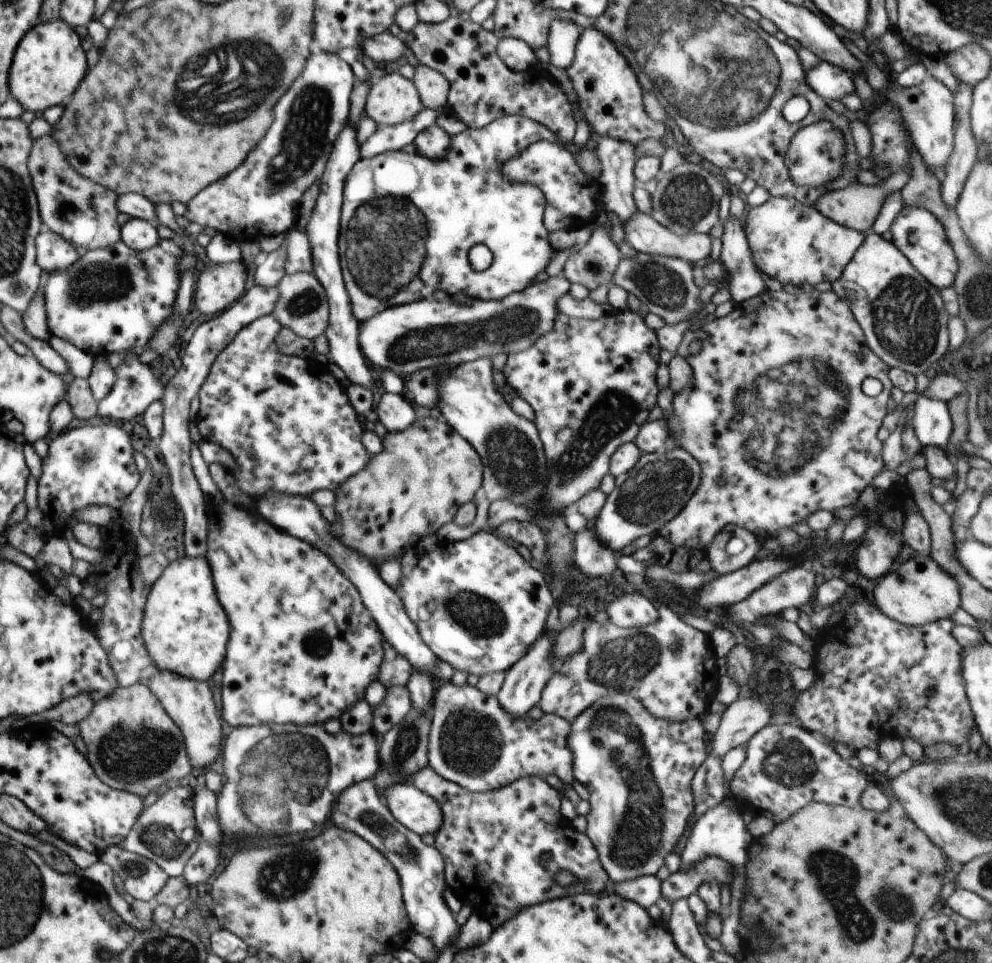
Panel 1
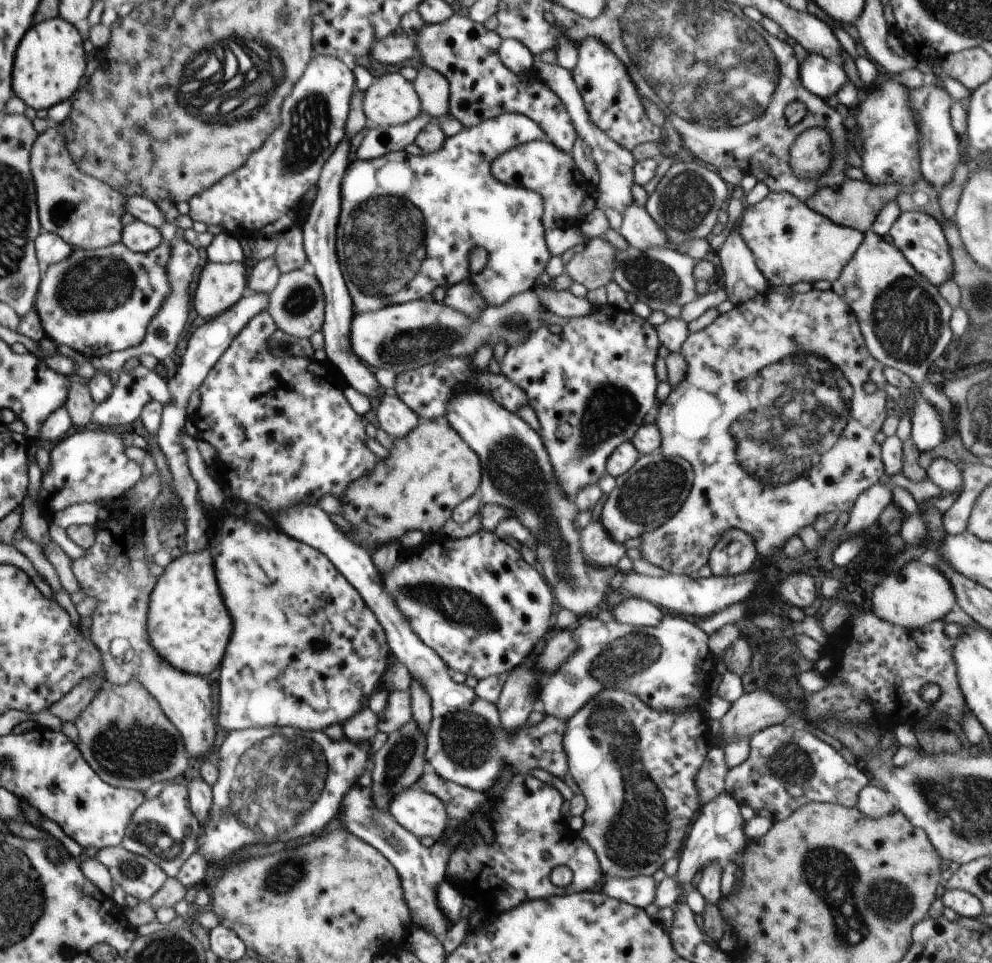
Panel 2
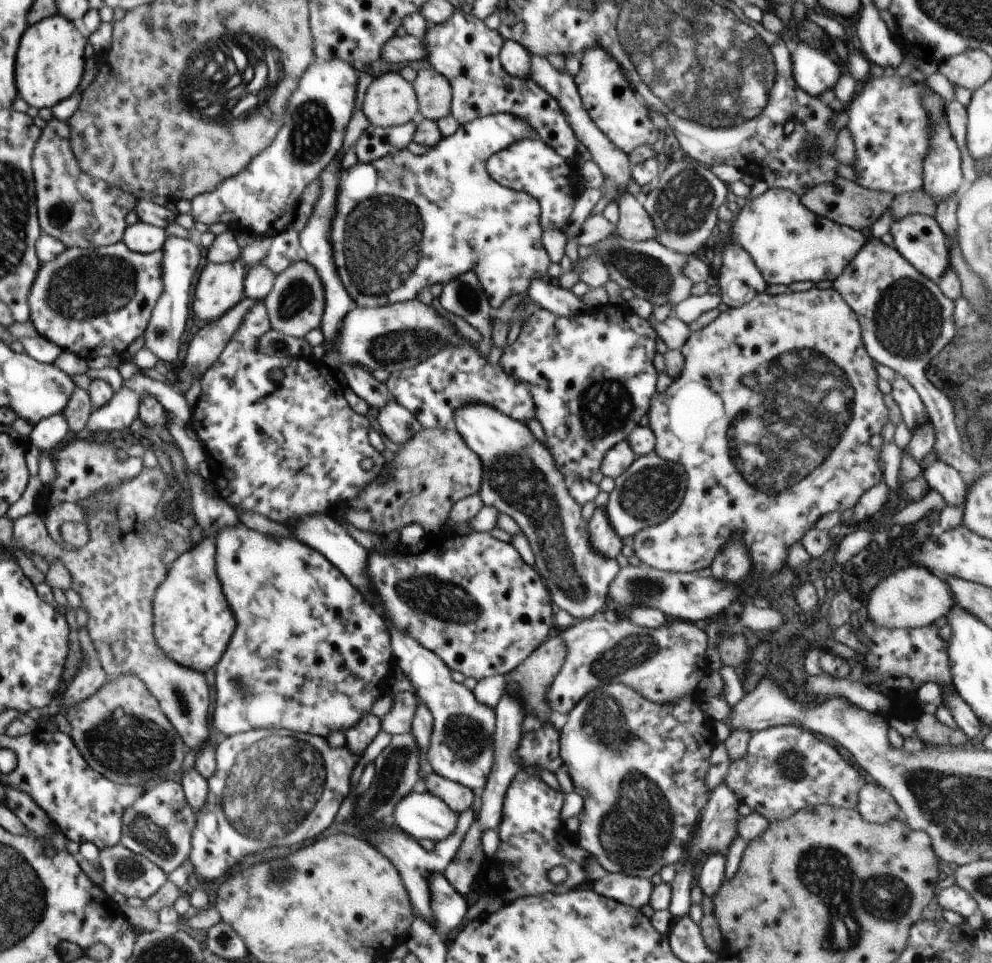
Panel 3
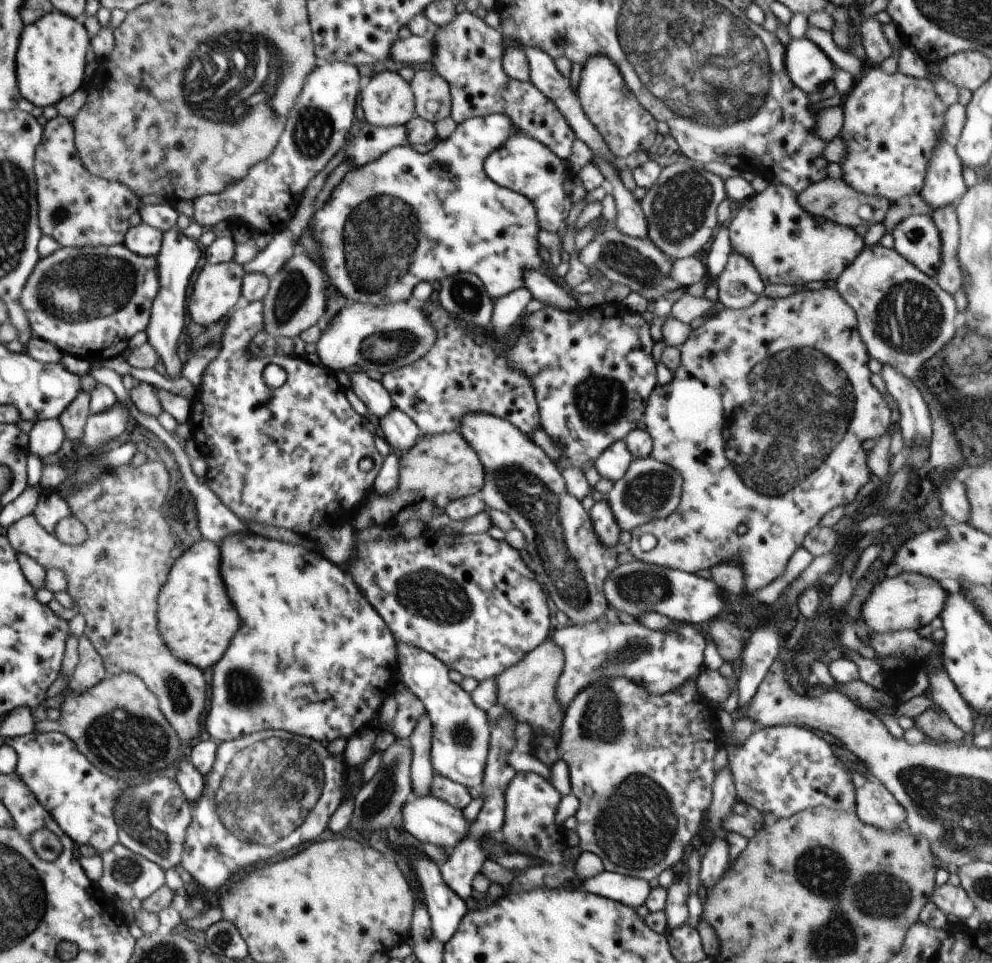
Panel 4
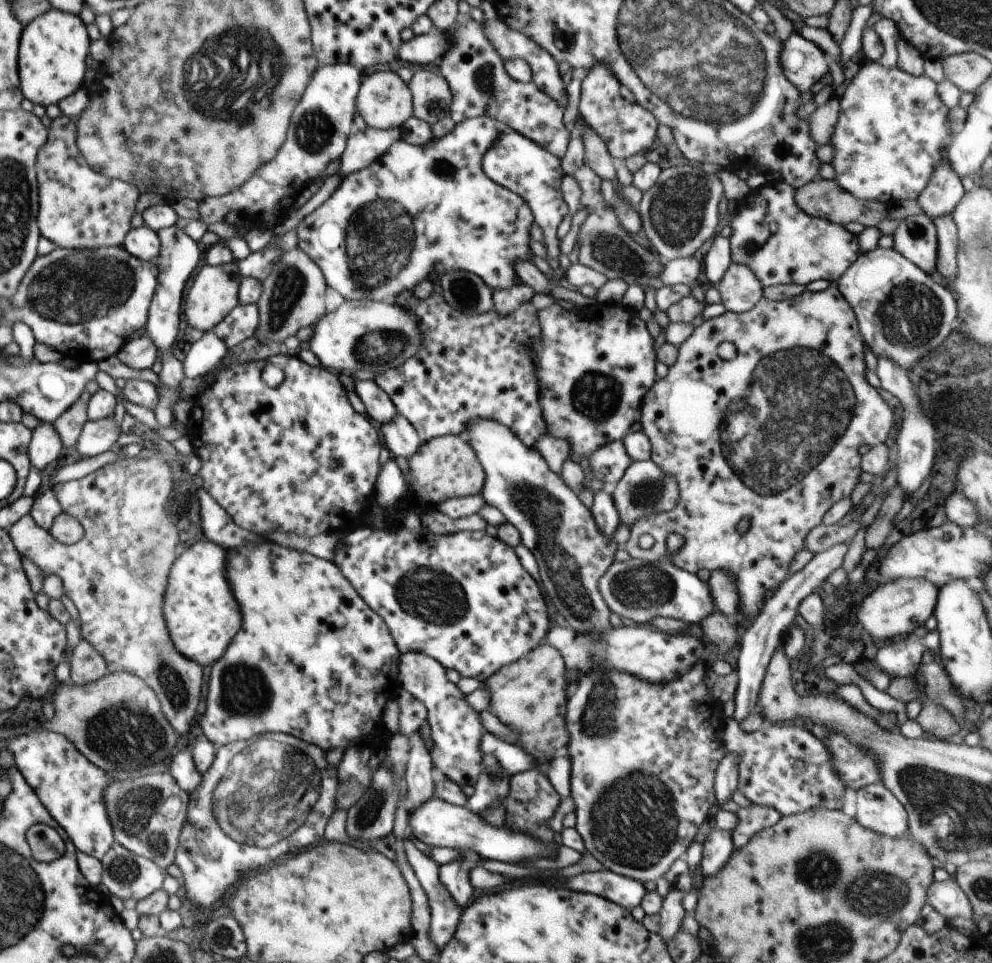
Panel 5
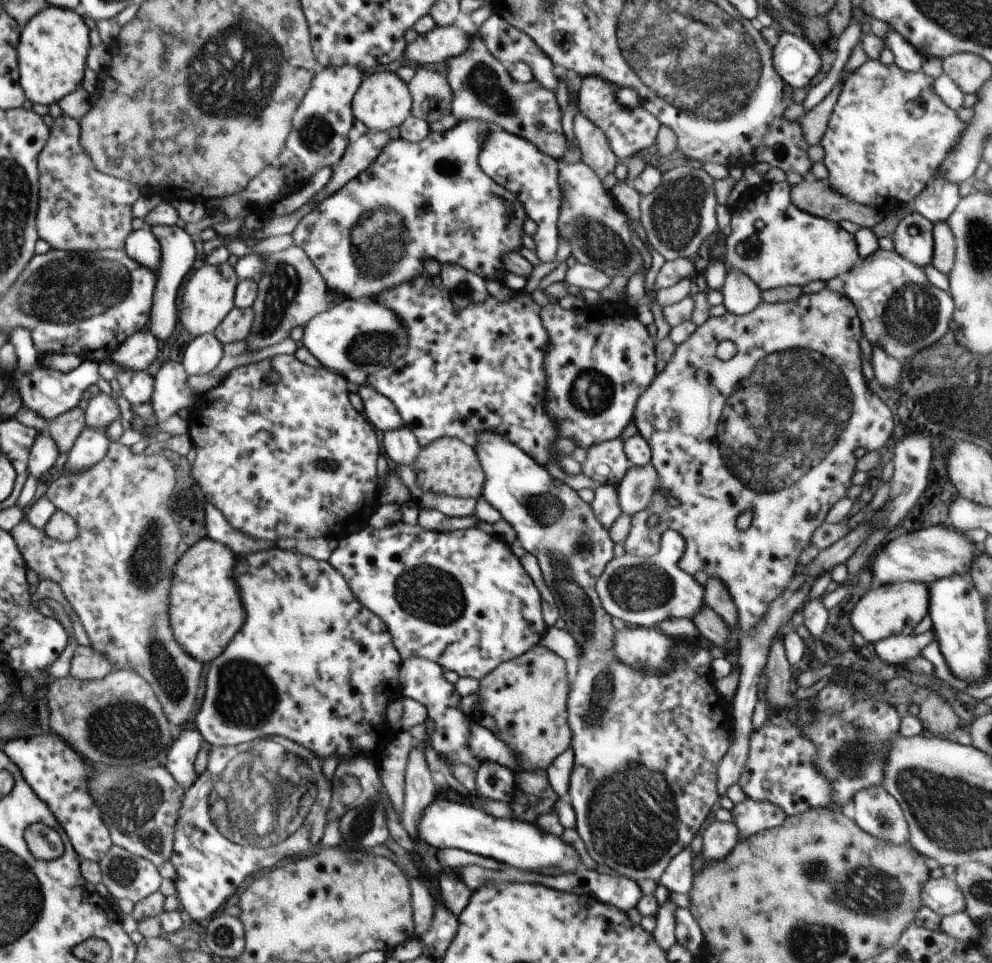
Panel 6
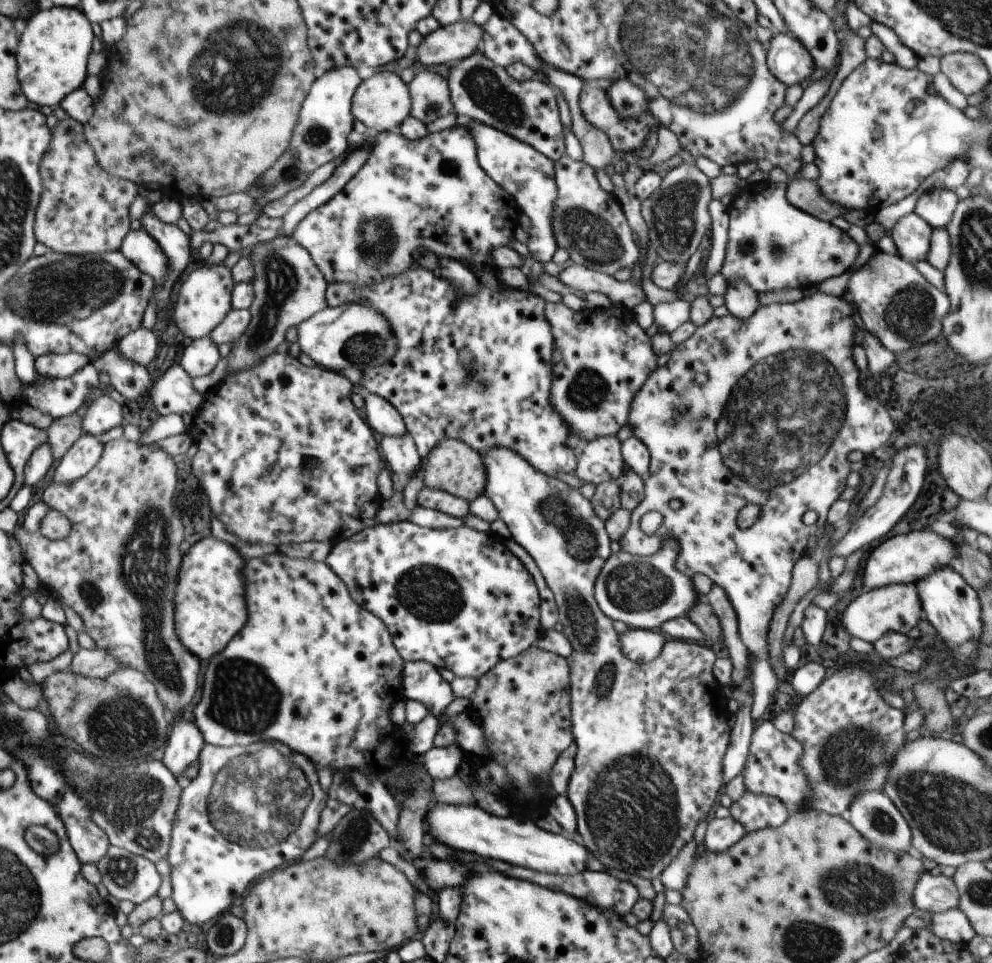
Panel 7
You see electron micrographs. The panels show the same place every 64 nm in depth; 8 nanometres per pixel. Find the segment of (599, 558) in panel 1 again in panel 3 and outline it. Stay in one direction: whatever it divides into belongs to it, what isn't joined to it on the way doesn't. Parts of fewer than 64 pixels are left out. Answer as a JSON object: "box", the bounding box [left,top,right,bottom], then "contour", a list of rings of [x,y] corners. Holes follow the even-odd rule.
{"box":[587,507,622,560],"contour":[[[604,507],[596,508],[593,512],[591,519],[587,522],[587,533],[591,547],[600,556],[616,560],[622,557],[622,539],[612,528]]]}

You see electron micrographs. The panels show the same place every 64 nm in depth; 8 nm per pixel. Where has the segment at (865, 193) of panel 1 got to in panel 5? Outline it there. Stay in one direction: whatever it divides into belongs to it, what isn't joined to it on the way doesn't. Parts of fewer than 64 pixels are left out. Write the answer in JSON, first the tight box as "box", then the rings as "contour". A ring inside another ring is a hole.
{"box":[795,178,888,227],"contour":[[[816,178],[795,190],[796,204],[809,215],[831,220],[846,226],[850,222],[859,222],[865,227],[877,227],[886,216],[888,206],[879,200],[862,200],[851,192],[845,191],[834,179]]]}

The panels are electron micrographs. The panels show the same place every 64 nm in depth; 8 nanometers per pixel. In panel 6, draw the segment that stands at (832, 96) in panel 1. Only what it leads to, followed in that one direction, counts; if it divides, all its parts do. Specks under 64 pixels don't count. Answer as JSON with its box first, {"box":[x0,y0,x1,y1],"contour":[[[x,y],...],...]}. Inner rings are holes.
{"box":[773,33,821,89],"contour":[[[783,33],[773,48],[773,65],[779,75],[793,88],[803,89],[820,72],[821,56],[814,45],[802,35]]]}

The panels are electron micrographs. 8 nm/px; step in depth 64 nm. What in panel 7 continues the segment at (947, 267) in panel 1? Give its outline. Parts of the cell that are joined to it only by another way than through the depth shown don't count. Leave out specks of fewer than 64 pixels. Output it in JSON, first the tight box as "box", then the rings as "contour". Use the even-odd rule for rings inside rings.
{"box":[890,212,933,261],"contour":[[[915,212],[907,214],[893,226],[890,235],[897,253],[907,261],[926,261],[933,228]]]}

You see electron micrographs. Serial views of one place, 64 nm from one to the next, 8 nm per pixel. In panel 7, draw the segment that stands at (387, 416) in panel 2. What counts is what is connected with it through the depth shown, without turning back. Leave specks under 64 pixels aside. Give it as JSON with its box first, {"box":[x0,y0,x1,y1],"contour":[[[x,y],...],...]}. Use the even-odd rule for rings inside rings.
{"box":[378,432,422,474],"contour":[[[408,432],[403,435],[384,435],[378,446],[392,474],[408,474],[418,470],[422,458]]]}

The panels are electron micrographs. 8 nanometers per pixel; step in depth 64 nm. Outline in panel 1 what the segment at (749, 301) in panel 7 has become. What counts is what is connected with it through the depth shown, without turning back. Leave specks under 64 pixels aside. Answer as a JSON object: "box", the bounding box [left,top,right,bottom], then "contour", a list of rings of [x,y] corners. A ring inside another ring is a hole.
{"box":[720,214,766,304],"contour":[[[729,214],[723,223],[720,260],[727,270],[731,298],[736,304],[758,296],[766,289],[761,272],[753,261],[743,219]]]}

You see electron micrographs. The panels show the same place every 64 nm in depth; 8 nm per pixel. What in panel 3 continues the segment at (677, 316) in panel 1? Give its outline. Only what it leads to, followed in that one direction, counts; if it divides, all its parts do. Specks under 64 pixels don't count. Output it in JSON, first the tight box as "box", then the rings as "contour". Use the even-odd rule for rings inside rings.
{"box":[577,236,693,308],"contour":[[[612,236],[602,239],[593,244],[590,248],[577,251],[580,257],[596,255],[603,260],[609,272],[610,280],[614,280],[621,288],[630,288],[638,298],[648,300],[654,305],[669,304],[673,308],[683,300],[692,296],[693,282],[687,279],[684,274],[684,267],[687,265],[690,256],[666,248],[657,240],[650,239],[641,243],[635,243],[628,239]]]}

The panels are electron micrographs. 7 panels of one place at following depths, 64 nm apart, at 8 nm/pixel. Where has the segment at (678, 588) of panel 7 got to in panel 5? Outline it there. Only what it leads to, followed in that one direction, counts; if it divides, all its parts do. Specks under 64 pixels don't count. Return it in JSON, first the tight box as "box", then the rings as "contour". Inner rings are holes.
{"box":[599,534,716,624],"contour":[[[669,534],[666,542],[669,554],[662,560],[615,560],[599,580],[600,594],[611,612],[630,618],[638,624],[649,624],[654,617],[670,617],[687,624],[701,624],[707,616],[716,612],[709,584],[696,574],[671,563],[671,556],[684,544],[682,536]]]}

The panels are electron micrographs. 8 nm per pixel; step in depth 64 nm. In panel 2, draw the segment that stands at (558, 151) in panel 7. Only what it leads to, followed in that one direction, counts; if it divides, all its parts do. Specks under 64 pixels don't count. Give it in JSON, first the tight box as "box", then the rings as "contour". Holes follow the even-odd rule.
{"box":[414,13,577,153],"contour":[[[454,13],[444,23],[424,24],[414,37],[419,55],[423,64],[443,74],[449,82],[449,113],[453,114],[464,127],[479,125],[482,121],[506,113],[518,113],[537,122],[544,130],[548,140],[554,143],[561,151],[574,153],[577,130],[564,106],[562,99],[535,73],[520,73],[509,71],[501,63],[498,49],[503,39],[496,31],[487,30],[483,24],[474,22],[469,16]]]}

